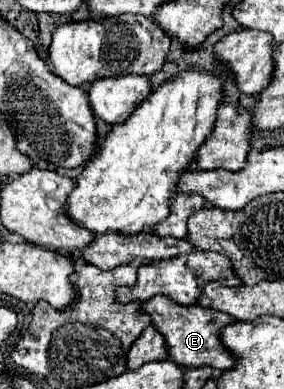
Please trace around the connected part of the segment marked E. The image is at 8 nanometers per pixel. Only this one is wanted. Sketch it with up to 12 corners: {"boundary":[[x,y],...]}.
{"boundary":[[165,295],[141,309],[165,337],[171,361],[229,371],[221,343],[231,315]]}

